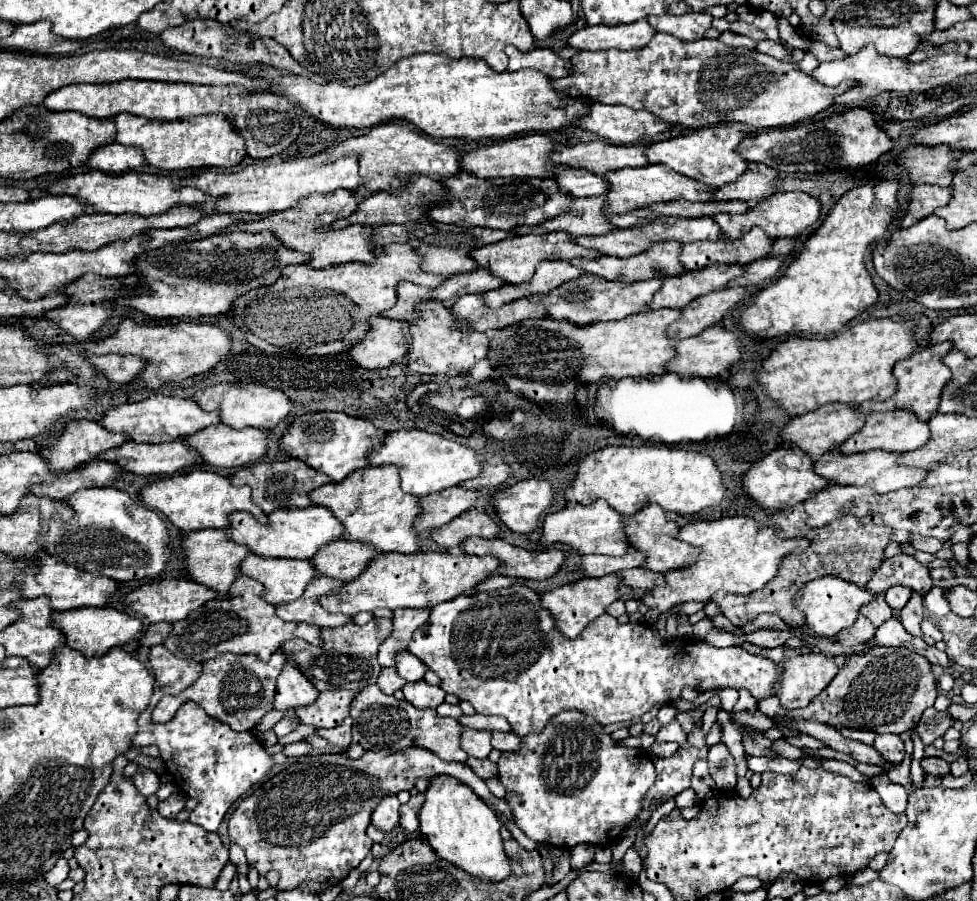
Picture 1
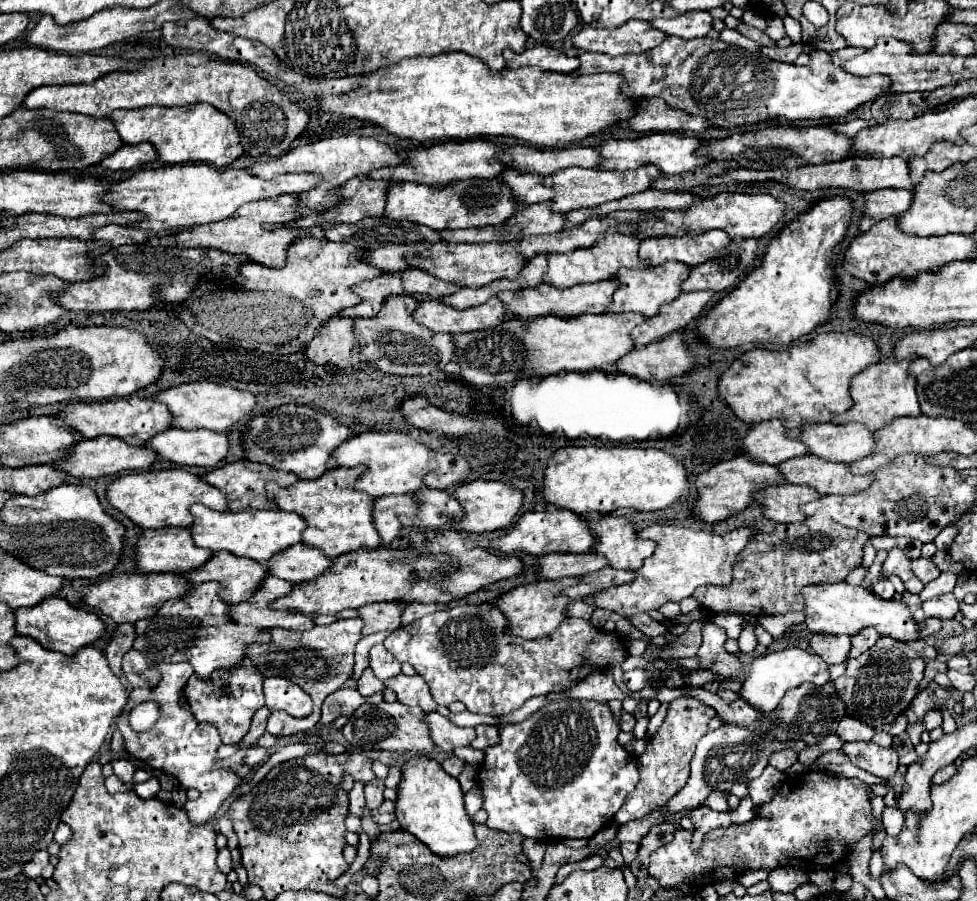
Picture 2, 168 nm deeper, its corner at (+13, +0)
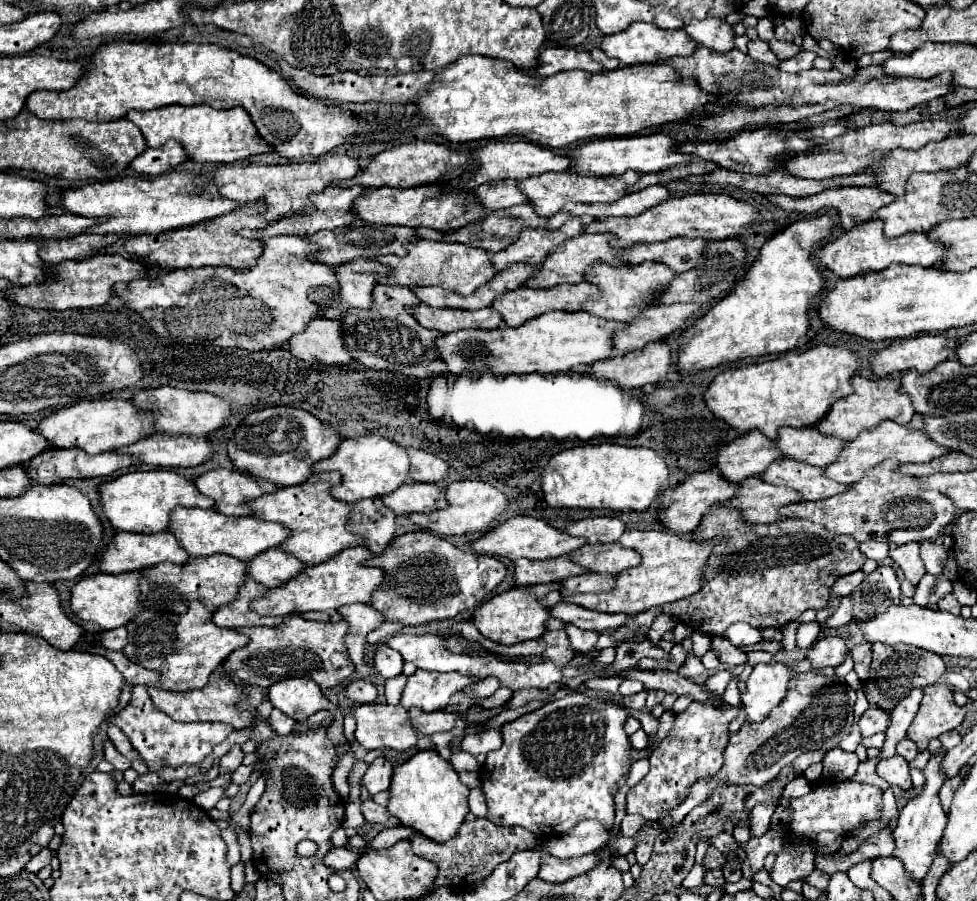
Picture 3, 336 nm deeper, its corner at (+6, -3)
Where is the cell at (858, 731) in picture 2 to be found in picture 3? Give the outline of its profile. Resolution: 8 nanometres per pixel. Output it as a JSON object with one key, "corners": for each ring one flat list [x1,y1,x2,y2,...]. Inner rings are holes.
{"corners":[[866,709,864,715,858,719,858,727,862,737,872,737,876,733,884,733,886,727,890,725,890,715,880,713,880,709]]}

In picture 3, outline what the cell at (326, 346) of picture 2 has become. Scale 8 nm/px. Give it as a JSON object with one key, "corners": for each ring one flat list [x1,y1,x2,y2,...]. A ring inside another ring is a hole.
{"corners":[[316,319,308,329,292,341,288,341,290,353,300,357,308,363,322,363,322,365,346,365,352,361,350,353,344,347,342,327,340,321,332,319]]}

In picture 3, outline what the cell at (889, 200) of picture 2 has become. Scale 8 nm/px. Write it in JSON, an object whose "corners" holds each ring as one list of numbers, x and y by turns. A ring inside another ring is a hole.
{"corners":[[840,187,840,189,830,189,830,191,824,191,824,193,818,193,818,195,810,195,810,197,800,197,800,199,794,199,794,197,788,197,788,195,770,195,768,197,772,203,780,205,782,209,786,211,800,211,800,213,814,213,822,207,834,207,840,211,840,219,842,219,842,227,846,231,854,229,856,225,862,225,866,221,870,221,876,211,884,205,890,205,896,195,894,193,884,193,876,187]]}

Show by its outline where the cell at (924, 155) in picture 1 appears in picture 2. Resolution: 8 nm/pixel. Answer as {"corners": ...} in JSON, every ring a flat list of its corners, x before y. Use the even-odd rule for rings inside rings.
{"corners":[[895,156,895,158,885,158,885,160,877,160,877,158,845,158,841,162,831,162,831,164,819,164,819,166,803,166,803,168,795,168,795,170,747,170,747,168,735,168,727,172,733,180,737,182,765,182,765,180,773,180,773,182,781,182,787,184,791,188,797,190,817,190,817,188,845,188,845,190,879,190,879,188,905,188,905,190,913,190,913,182,909,178,909,166,903,158]]}

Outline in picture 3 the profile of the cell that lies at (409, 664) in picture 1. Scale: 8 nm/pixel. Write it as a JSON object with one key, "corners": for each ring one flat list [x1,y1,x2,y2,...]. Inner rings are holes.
{"corners":[[386,643,378,645,376,657,374,657,374,669,384,677,398,677,402,675,402,657,394,649,390,649]]}

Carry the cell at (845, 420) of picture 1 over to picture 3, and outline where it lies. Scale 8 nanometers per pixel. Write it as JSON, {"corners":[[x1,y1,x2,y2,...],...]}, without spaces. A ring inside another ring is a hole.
{"corners":[[754,429,722,447,716,457,716,467,730,481,742,481,746,477,764,473,764,469,768,469,768,465,780,457,784,455,776,447,776,441]]}

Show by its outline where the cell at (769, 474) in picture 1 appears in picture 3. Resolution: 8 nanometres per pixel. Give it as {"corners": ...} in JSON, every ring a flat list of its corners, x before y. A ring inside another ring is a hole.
{"corners":[[712,469,712,471,706,471,706,473,696,473,696,475,690,475,682,485,676,485,672,489,666,489,662,493,662,501,660,501,660,521,674,533,692,533,702,517,706,513,710,513,710,509,718,507,720,503,726,503,730,501,736,493,740,491,740,485,738,483,732,483,728,481,720,471]]}

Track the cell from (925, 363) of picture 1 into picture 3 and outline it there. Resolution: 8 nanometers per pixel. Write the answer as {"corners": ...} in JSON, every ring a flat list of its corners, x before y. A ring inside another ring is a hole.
{"corners":[[856,375,856,377,852,377,852,387,854,387,854,393,836,401,830,407,830,413,826,415,826,419,820,421,816,425,816,429,824,429,824,433,834,433,838,437,852,441,862,431,876,427,884,419,892,419,900,425,908,425,908,421,912,421,914,407,912,407,910,397,906,393,900,393,900,379,896,379,896,377,866,379,866,377]]}

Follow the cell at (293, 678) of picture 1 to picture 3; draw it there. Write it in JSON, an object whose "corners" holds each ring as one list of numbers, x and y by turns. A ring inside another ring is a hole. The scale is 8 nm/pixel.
{"corners":[[304,679,278,681,270,687,268,697,276,709,298,723,320,709,334,709,334,705,324,697,322,689,314,681]]}

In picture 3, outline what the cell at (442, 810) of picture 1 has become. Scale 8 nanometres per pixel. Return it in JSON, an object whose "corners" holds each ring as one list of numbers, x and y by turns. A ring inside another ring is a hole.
{"corners":[[418,751,412,759,404,765,394,767,392,785,390,785,390,803,388,811,402,825,412,827,420,835,436,841,446,843,456,837,460,825,468,815,468,793,470,789,458,779,452,763,444,761,436,751]]}

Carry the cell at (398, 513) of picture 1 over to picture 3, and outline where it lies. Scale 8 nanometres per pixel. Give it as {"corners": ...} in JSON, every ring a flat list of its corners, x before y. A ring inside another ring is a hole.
{"corners":[[316,473,304,485,296,487,280,487,272,495,264,495,252,503,254,517,264,521,278,521,292,529,292,539,288,539,282,549,288,549,296,557,300,557,306,565,318,565,332,559,336,553,364,545,364,537,348,531,348,521,352,513,352,505,346,501,338,501,330,495,330,489,342,481,342,475,336,473]]}

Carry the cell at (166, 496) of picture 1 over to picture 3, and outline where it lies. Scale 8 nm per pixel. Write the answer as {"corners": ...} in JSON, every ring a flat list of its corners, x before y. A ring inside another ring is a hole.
{"corners":[[168,469,132,471,124,473,100,487,102,507,112,527,132,533,162,533,170,529,170,515,174,507,200,507,214,509,214,499,202,495,192,479]]}

